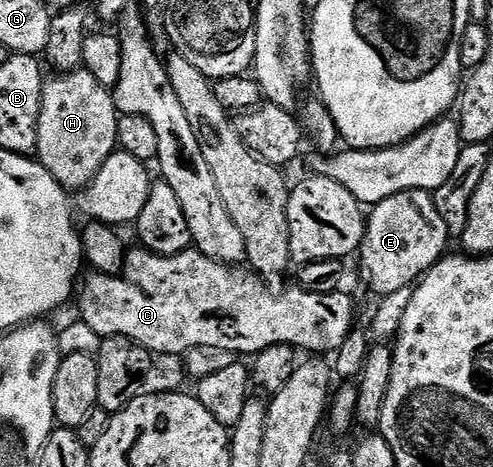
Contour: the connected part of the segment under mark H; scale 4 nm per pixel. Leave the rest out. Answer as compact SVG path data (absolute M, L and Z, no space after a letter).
M64 71L53 77L55 79L47 78L42 84L37 154L60 186L77 193L98 174L106 158L118 147L120 112L114 104L111 88L100 85L90 71Z

